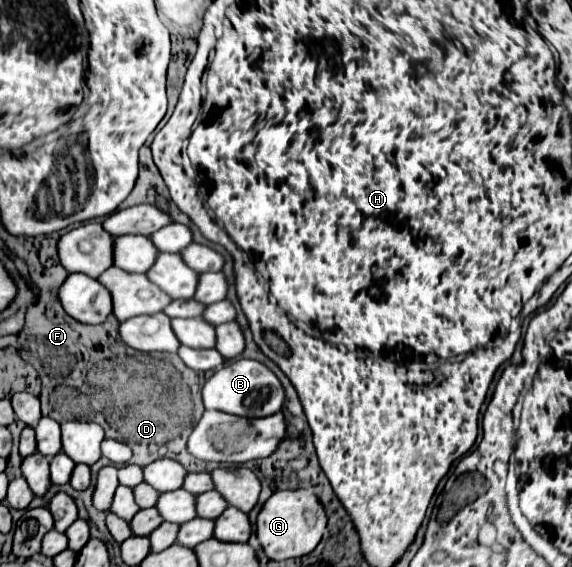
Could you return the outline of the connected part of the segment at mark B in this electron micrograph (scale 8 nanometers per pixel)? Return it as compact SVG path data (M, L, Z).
M233 360L219 366L213 376L203 384L203 406L205 410L221 410L225 414L241 416L241 418L263 418L281 410L283 404L283 388L275 374L255 360Z

